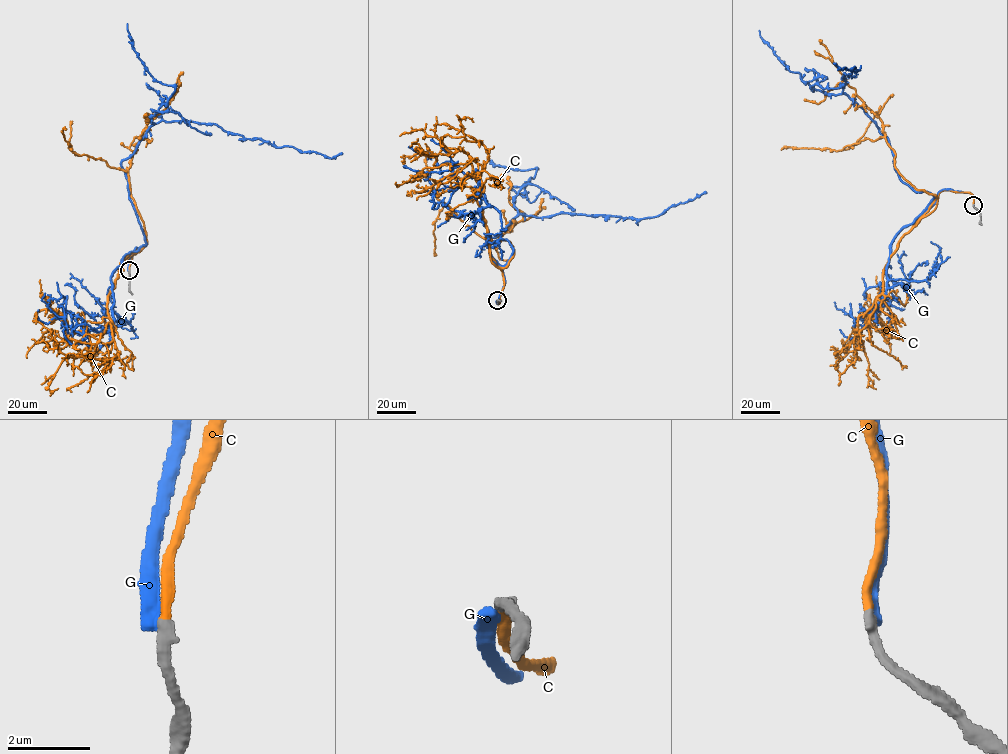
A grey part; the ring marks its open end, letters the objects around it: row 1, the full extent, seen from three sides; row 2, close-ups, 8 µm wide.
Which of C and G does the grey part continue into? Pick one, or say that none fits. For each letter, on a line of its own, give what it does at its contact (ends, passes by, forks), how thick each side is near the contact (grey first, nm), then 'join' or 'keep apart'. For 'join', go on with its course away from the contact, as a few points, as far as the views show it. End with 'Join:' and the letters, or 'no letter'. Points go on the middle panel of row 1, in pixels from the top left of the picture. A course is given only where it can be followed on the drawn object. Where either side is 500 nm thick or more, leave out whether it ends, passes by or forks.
C: it ends | 280/240 nm | join | via (497, 301), (503, 276), (489, 254), (483, 211), (475, 199), (480, 165), (470, 160), (424, 168), (396, 182)
G: it ends | 280/300 nm | keep apart
Join: C

